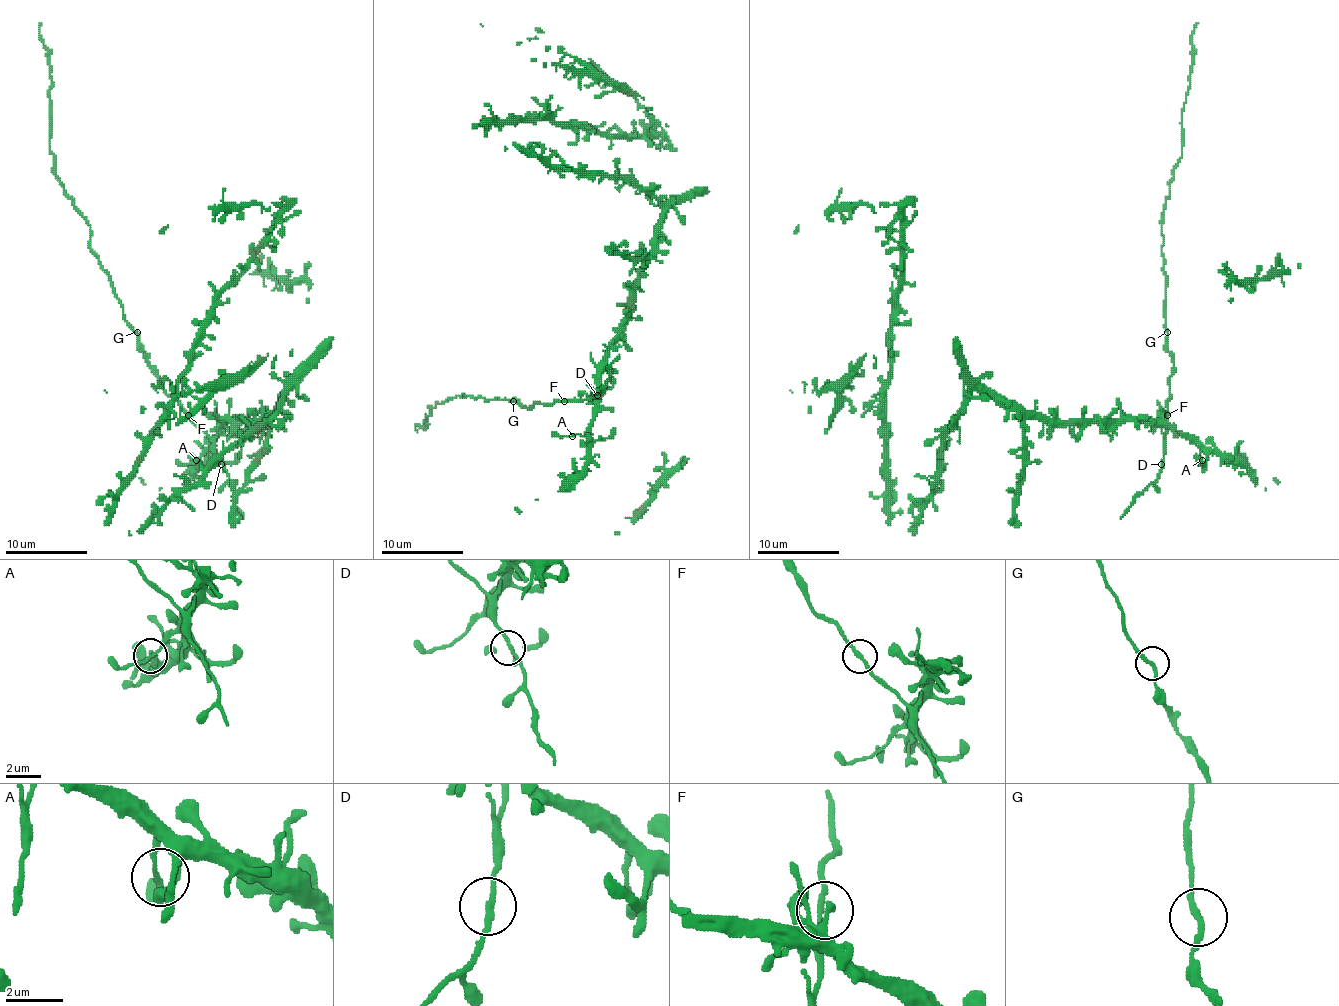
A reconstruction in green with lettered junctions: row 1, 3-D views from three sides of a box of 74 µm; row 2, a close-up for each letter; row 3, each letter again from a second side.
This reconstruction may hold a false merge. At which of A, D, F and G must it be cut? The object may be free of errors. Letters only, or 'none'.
none

